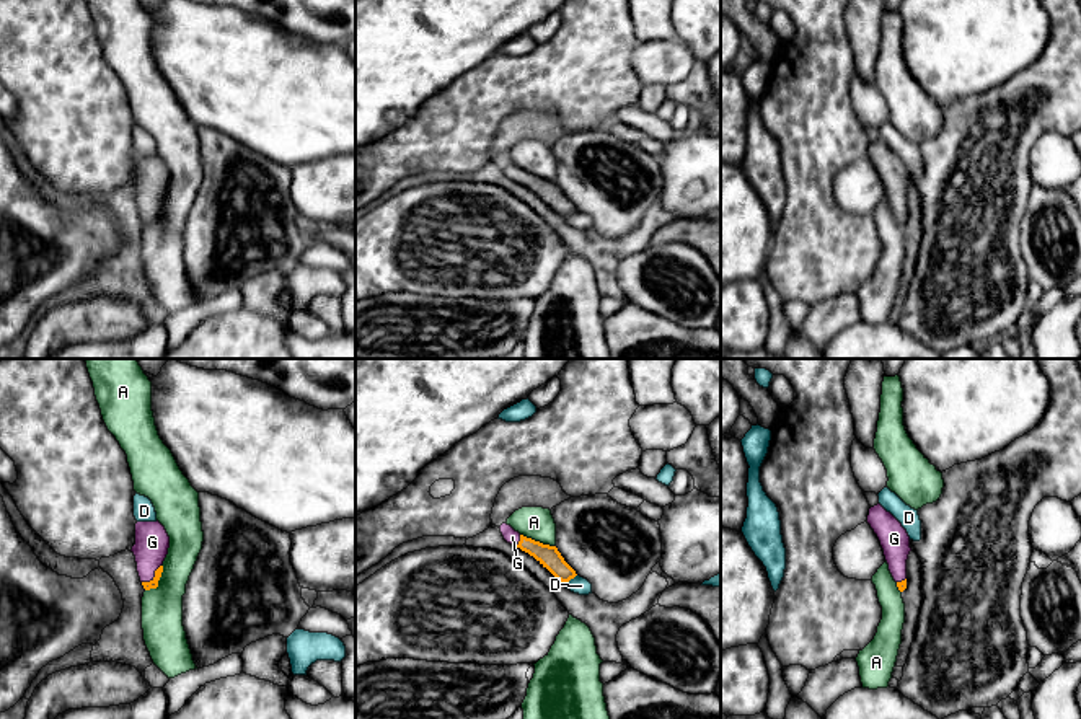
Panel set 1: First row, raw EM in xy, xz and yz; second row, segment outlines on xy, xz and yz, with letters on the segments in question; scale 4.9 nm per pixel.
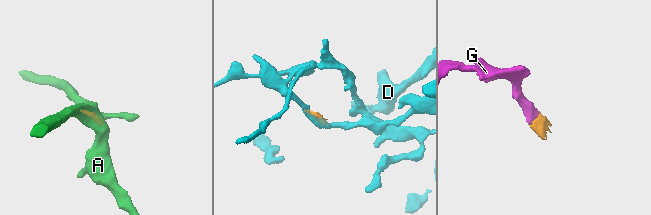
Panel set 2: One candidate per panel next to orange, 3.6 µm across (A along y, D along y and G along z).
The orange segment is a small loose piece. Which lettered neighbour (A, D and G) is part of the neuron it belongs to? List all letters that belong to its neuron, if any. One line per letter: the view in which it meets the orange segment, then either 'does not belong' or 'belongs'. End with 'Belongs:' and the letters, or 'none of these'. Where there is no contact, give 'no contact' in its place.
A: meets orange in xy; does not belong
D: meets orange in xz; does not belong
G: meets orange in xy; belongs
Belongs: G

